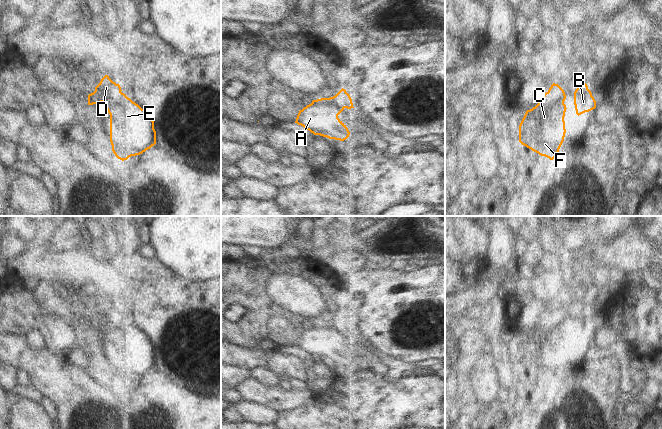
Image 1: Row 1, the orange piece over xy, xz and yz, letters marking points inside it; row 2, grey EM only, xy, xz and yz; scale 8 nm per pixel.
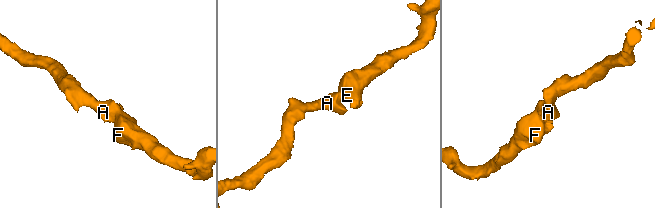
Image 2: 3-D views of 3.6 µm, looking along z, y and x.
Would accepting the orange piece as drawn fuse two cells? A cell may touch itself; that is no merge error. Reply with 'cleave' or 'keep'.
keep

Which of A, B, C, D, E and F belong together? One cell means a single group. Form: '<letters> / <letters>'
A B C D E F

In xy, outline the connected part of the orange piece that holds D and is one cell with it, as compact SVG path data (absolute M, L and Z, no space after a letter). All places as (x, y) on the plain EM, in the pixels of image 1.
M105 299L95 311L95 315L88 319L88 329L102 326L106 331L110 338L110 366L112 375L118 383L124 385L131 380L140 379L154 370L156 368L156 355L154 353L154 345L148 336L142 333L121 315L120 309L113 306L108 299Z

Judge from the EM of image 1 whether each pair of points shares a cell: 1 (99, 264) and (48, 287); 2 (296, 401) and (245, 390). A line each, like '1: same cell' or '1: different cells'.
1: different cells
2: same cell

